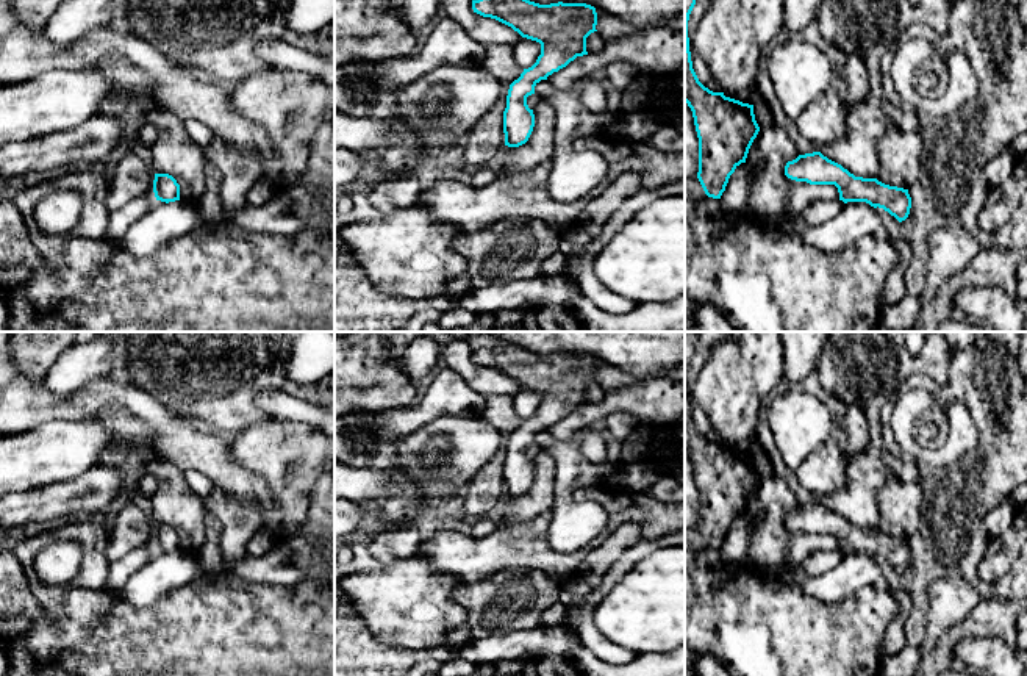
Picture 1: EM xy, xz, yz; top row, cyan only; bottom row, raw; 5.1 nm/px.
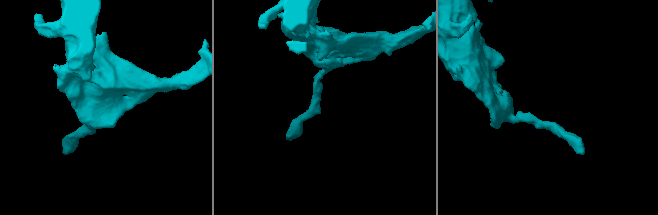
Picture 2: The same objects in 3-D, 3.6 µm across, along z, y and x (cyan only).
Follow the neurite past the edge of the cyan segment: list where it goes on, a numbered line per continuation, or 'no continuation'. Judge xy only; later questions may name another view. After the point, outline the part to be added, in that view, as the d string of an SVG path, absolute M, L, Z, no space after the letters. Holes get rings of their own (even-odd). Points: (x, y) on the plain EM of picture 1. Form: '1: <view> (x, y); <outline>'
no continuation

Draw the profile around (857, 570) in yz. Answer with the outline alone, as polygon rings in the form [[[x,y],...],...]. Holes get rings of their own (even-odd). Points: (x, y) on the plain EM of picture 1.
[[[847,552],[828,573],[808,574],[802,566],[791,568],[783,563],[772,571],[774,579],[794,587],[827,604],[855,596],[863,587],[883,584],[883,576],[875,559],[866,552]]]

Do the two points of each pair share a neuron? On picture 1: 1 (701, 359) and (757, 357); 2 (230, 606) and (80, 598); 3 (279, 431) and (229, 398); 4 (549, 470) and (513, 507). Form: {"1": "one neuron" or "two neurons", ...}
{"1": "two neurons", "2": "one neuron", "3": "two neurons", "4": "one neuron"}

